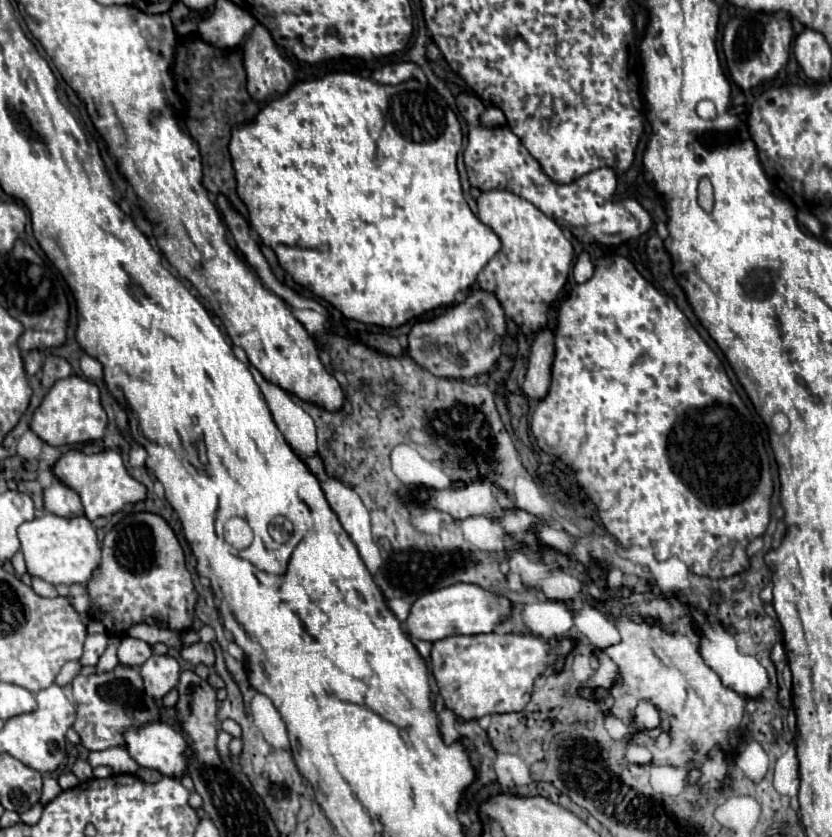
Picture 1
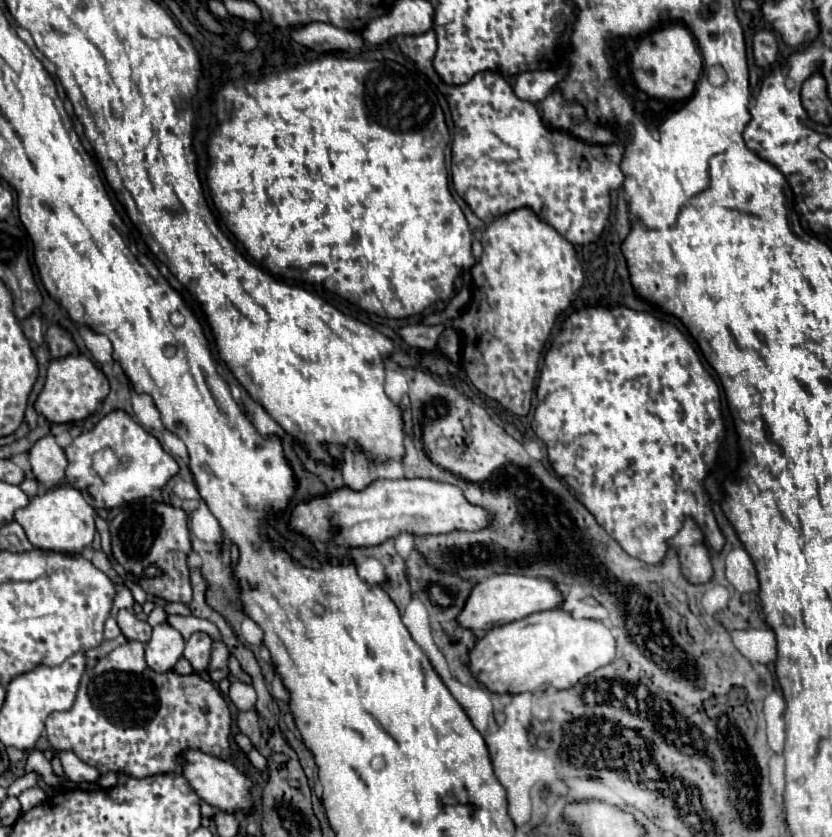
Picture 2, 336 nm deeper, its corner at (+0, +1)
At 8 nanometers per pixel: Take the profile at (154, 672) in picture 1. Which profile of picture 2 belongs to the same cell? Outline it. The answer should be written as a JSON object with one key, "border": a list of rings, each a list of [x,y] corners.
{"border":[[[162,622],[152,630],[152,638],[146,644],[146,662],[154,672],[166,672],[168,668],[174,668],[182,650],[182,634],[168,622]]]}

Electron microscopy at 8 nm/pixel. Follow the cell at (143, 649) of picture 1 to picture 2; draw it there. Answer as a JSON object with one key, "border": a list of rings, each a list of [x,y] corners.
{"border":[[[120,610],[118,616],[118,626],[122,630],[122,634],[128,638],[128,640],[138,640],[138,642],[148,642],[150,640],[150,634],[152,634],[152,628],[148,622],[142,622],[136,618],[134,612],[130,610]]]}

